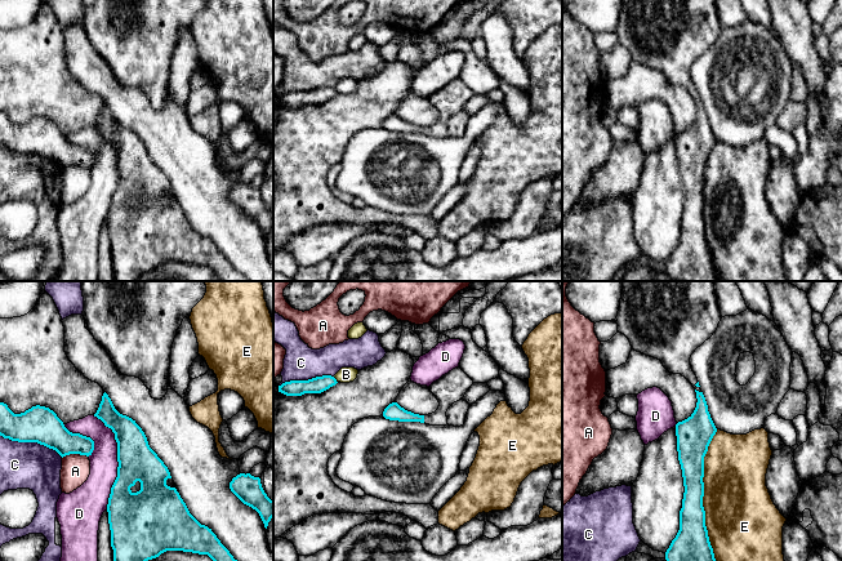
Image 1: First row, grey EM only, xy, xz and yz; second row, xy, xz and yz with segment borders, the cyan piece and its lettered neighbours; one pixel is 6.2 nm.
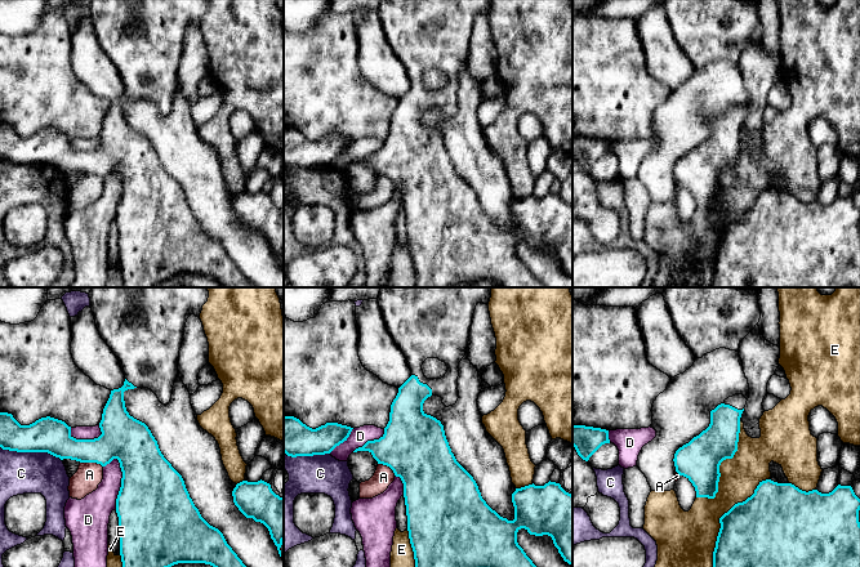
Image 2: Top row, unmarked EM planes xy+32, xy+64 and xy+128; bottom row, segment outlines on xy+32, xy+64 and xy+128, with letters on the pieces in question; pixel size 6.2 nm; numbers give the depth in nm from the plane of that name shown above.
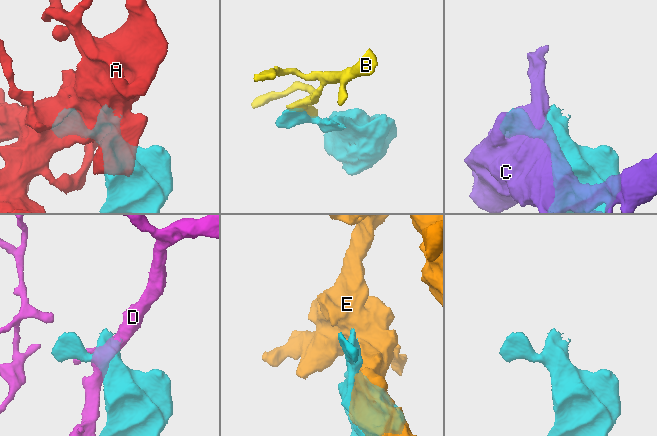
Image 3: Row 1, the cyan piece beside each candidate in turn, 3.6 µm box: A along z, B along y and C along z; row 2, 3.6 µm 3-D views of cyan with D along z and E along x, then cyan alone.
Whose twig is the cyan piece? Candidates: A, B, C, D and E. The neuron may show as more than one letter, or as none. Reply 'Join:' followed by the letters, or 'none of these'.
Join: none of these

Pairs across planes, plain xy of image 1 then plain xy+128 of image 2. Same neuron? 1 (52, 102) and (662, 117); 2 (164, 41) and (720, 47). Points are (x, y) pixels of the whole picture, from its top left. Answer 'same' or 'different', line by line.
1: different
2: same

